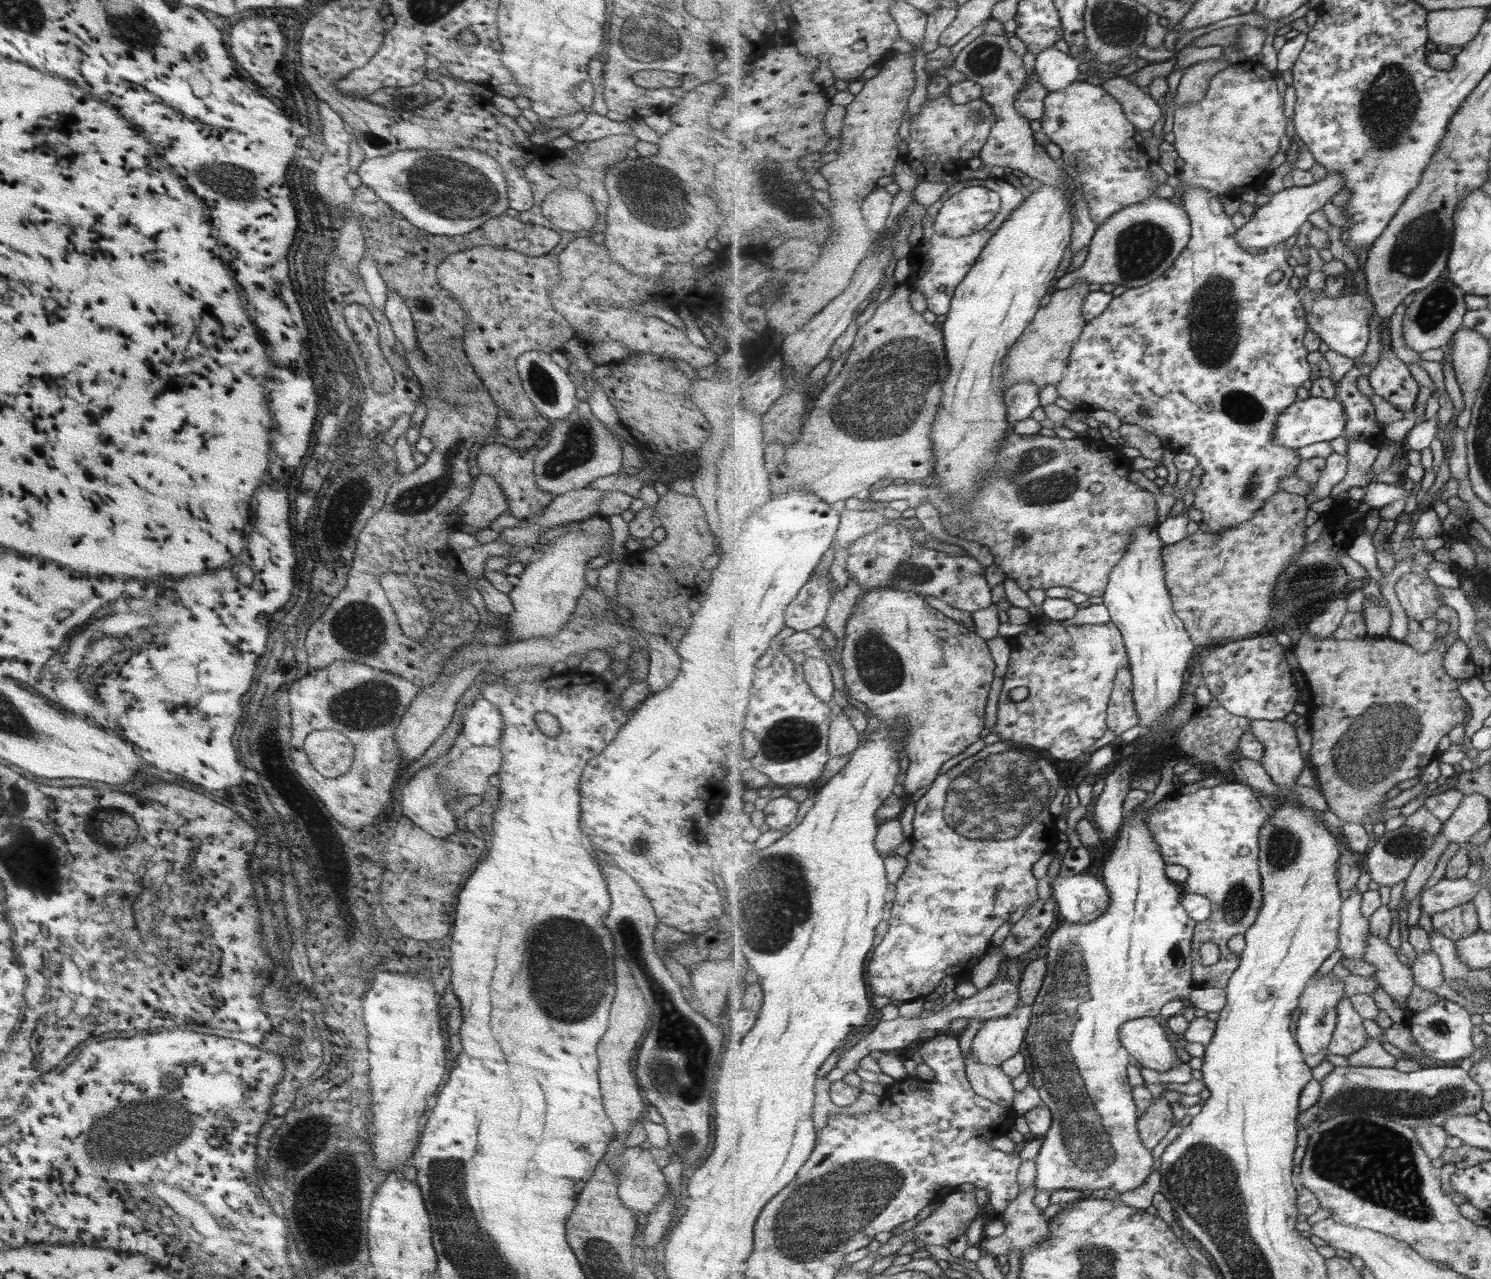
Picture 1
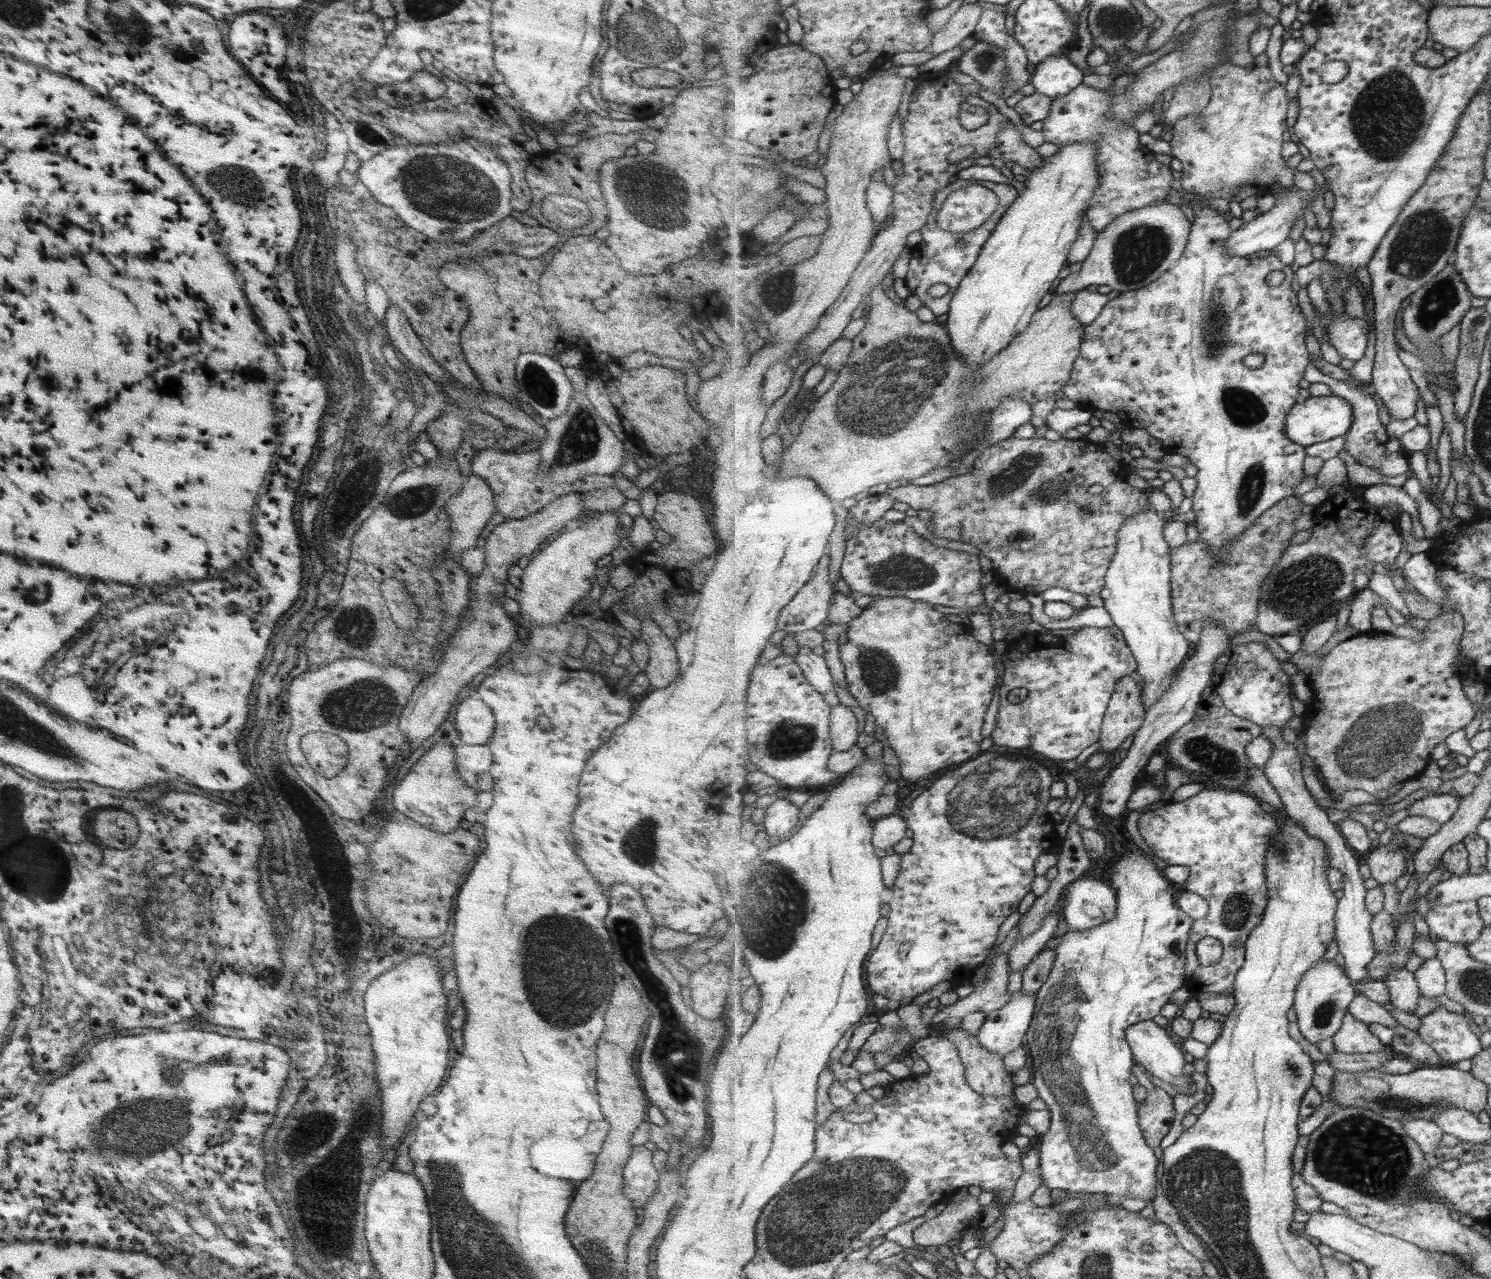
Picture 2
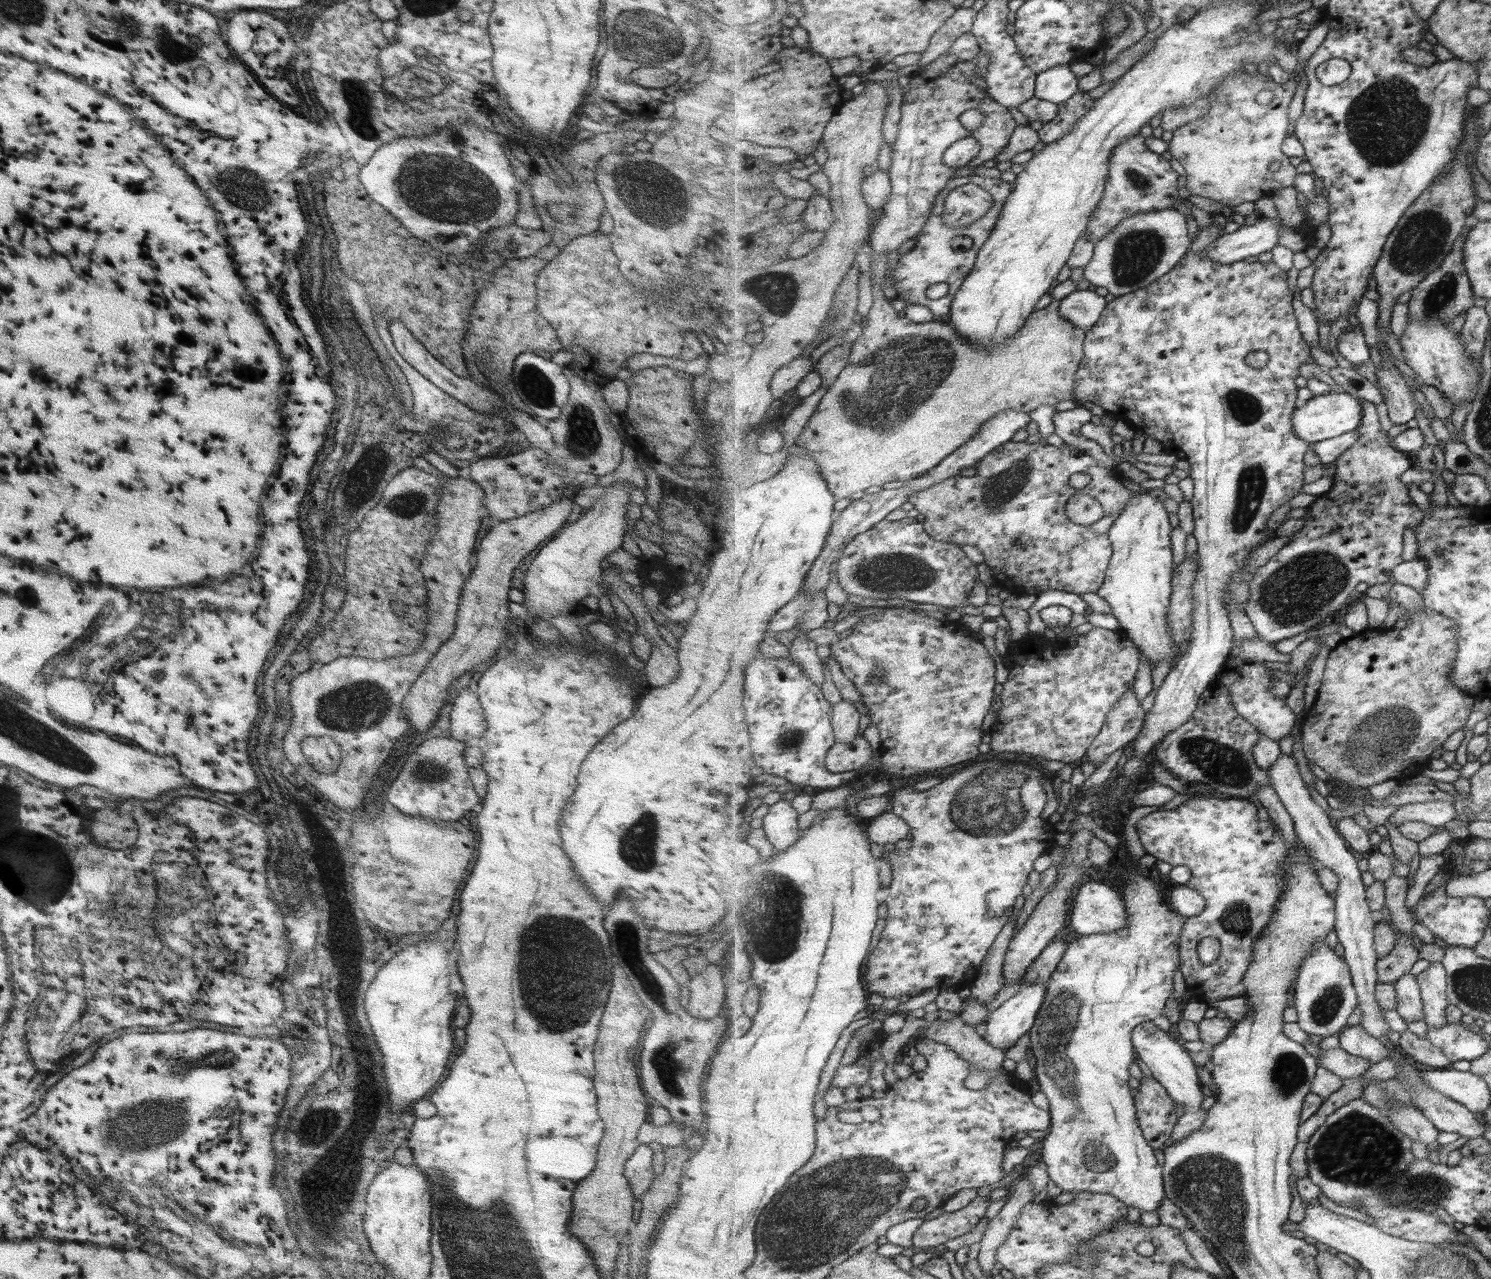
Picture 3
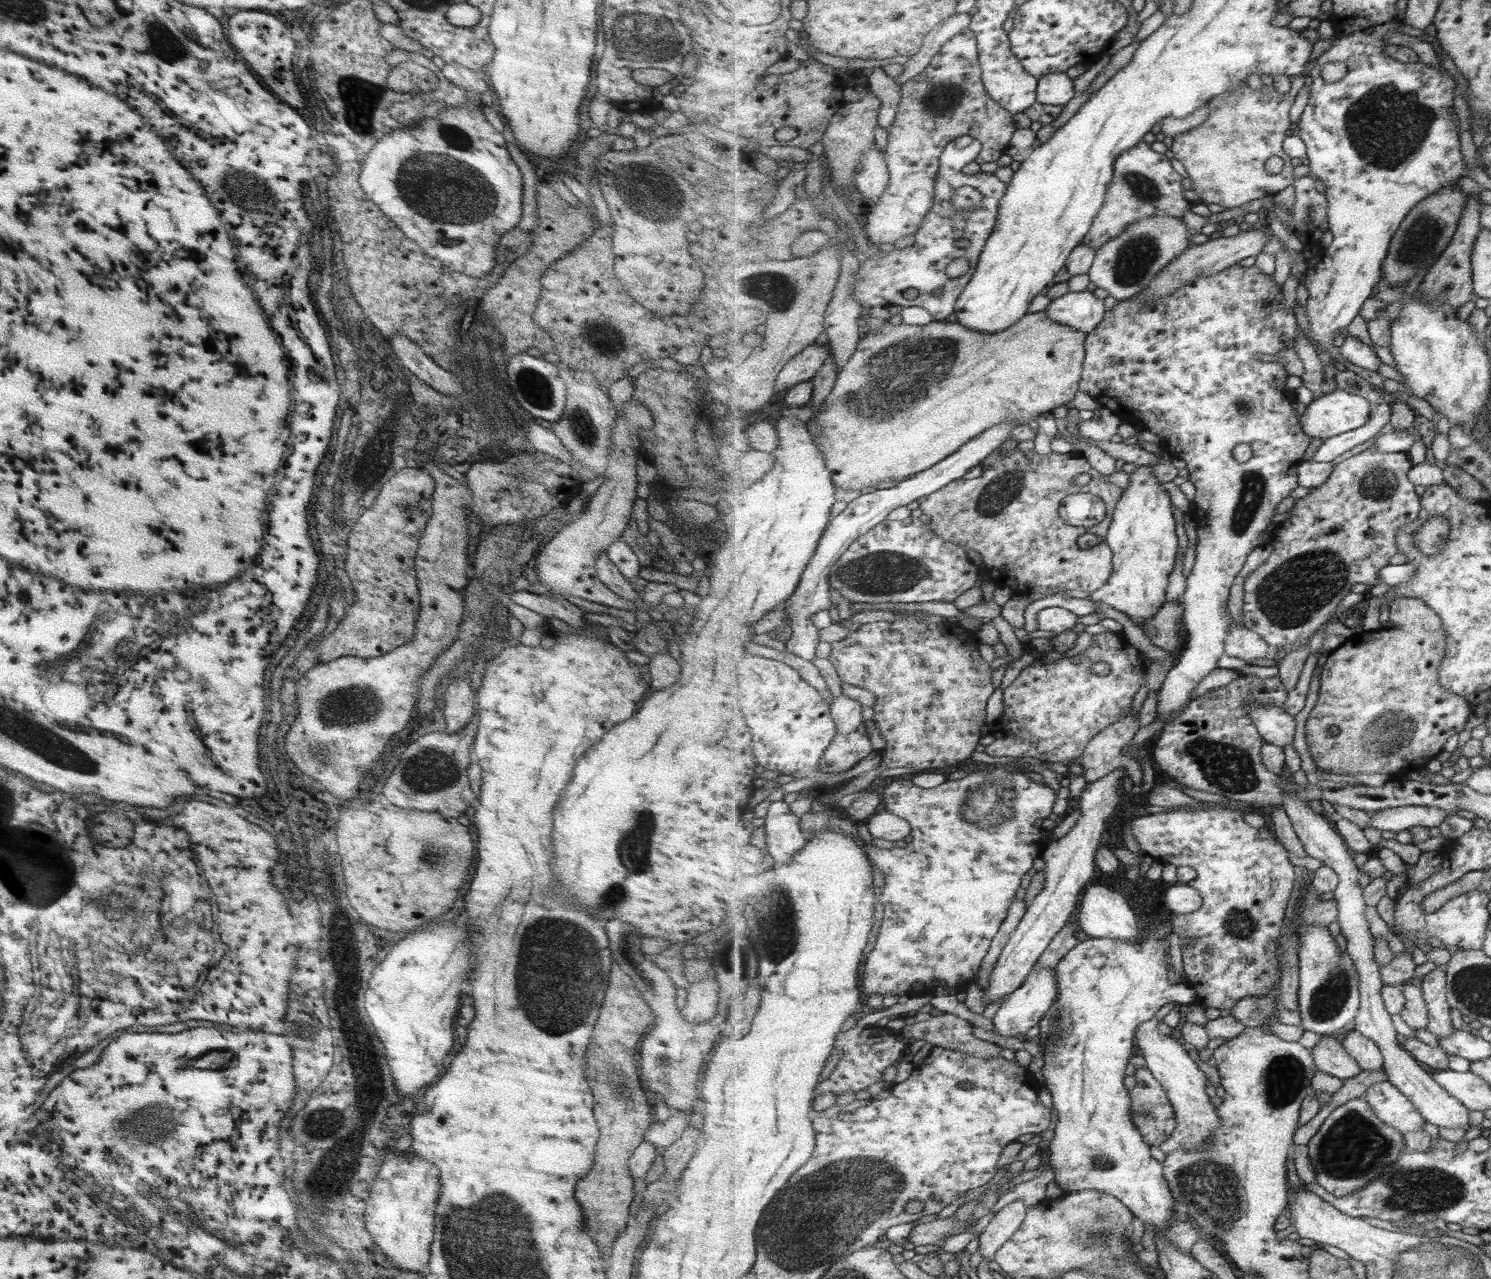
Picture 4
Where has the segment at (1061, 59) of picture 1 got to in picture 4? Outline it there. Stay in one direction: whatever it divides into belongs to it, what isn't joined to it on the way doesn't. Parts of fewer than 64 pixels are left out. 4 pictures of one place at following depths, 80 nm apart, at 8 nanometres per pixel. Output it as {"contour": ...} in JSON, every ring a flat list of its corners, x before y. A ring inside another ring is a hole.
{"contour":[[1065,72,1043,76,1038,84,1038,101,1043,104,1063,107,1077,96,1073,80]]}

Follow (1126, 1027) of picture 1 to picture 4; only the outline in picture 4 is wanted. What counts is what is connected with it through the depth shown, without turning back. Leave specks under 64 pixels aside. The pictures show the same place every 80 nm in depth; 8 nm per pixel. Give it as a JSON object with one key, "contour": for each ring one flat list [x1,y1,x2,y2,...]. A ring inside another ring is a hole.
{"contour":[[1175,1002,1165,1004,1155,1019,1139,1025,1135,1038,1137,1050,1145,1062,1144,1066,1151,1070,1157,1077,1159,1084,1165,1088,1176,1112,1176,1129,1169,1140,1159,1146,1165,1154,1171,1154,1179,1149,1187,1149,1188,1151,1202,1149,1206,1145,1206,1140,1214,1135,1216,1128,1219,1128,1222,1123,1222,1116,1219,1116,1218,1108,1211,1104,1211,1098,1207,1094,1207,1074,1199,1068,1195,1053,1187,1052,1183,1048,1182,1042,1177,1042,1175,1038,1159,1032,1159,1023,1175,1006]]}

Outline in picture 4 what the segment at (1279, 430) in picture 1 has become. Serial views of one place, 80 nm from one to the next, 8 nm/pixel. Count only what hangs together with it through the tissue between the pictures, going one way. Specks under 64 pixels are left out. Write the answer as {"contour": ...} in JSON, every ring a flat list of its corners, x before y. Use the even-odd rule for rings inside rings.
{"contour":[[1337,388,1315,397,1300,417,1300,423,1307,436,1329,439,1365,426,1372,410,1373,405,1365,396]]}

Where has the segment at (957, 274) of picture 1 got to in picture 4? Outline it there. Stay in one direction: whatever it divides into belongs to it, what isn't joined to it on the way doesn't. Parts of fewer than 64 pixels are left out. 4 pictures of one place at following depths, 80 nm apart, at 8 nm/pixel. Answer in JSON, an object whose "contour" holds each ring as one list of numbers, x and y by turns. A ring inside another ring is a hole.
{"contour":[[961,136,946,146,946,150,943,151,940,159,940,171,936,180,934,207,931,208,930,215,926,216,922,227,916,232,915,243,903,249,894,249,889,253,881,253,879,258,867,258,863,266,860,267,859,279,855,287,855,296,860,300,861,304,867,304,868,306,892,306,893,309,894,305,901,307,922,306,931,311,935,321,945,321,947,316,951,316,957,310,959,295,962,294,964,288,973,278,975,269,978,267,979,257,997,226,999,206,1001,205,1003,196,1006,195,1008,187,1007,183,999,180,993,173,979,171,973,175,967,175,961,172,967,164,971,164,971,162,978,158,982,148,983,143,971,136],[962,186,974,186,985,195,983,203,979,203,975,209,971,209,967,213,965,211,957,211,955,205,953,205,953,193,957,188,961,188],[961,238,966,238,970,242,970,245,966,248,955,246,955,242,961,240],[957,258,965,258,969,262,969,269,964,275,951,278,951,276,947,276,945,270],[937,288,943,288,942,294,938,297,933,296,933,290,937,290]]}

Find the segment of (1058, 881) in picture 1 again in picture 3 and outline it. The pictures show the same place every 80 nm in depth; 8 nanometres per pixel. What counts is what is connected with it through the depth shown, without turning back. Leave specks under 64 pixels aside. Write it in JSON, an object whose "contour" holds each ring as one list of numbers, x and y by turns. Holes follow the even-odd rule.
{"contour":[[1089,881,1077,888,1070,906,1070,926,1081,935,1122,929,1128,921,1123,895,1103,882]]}

